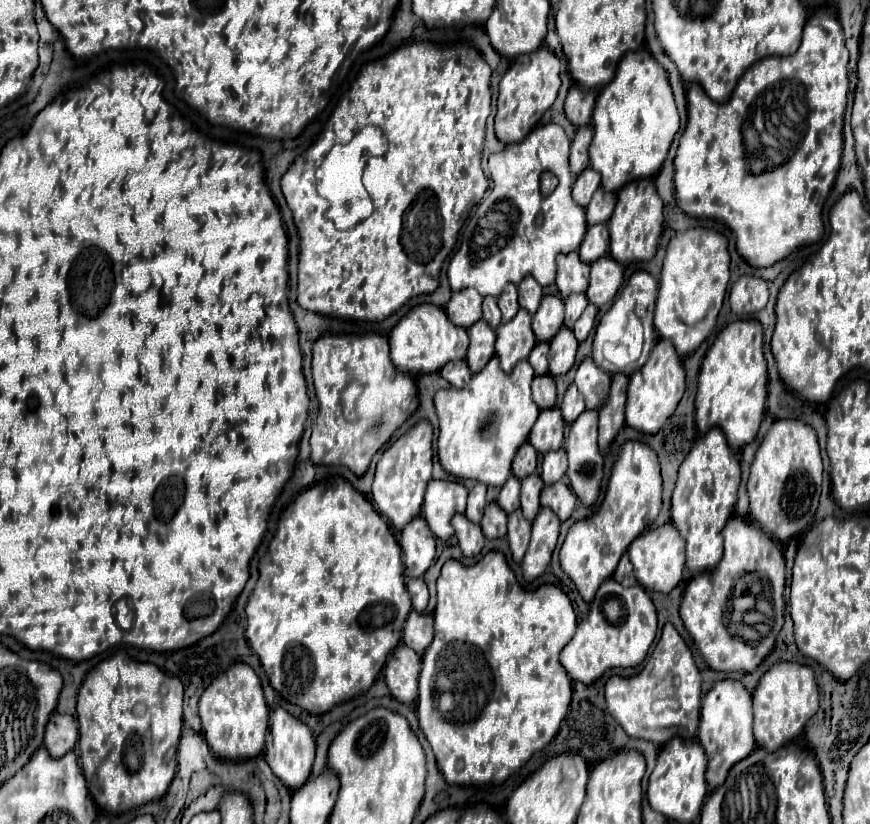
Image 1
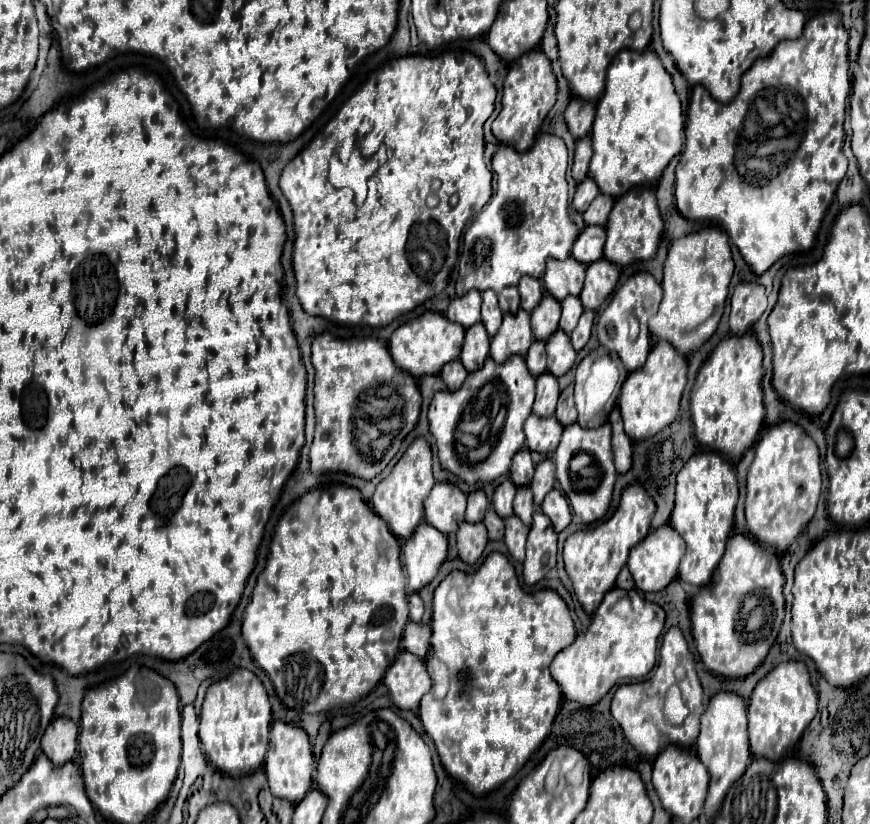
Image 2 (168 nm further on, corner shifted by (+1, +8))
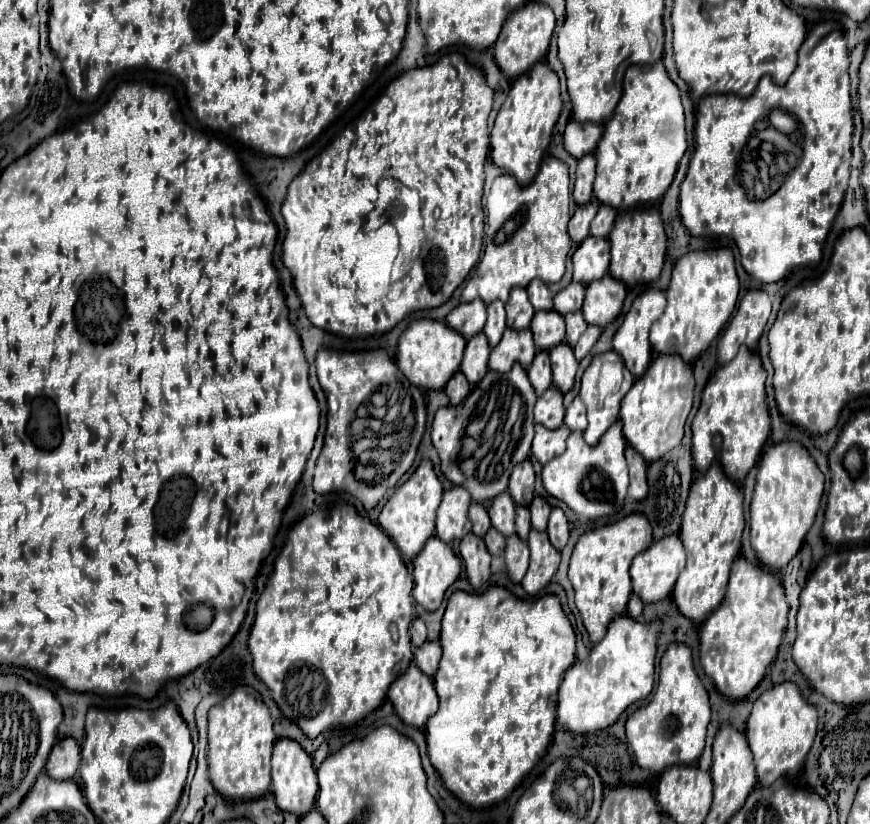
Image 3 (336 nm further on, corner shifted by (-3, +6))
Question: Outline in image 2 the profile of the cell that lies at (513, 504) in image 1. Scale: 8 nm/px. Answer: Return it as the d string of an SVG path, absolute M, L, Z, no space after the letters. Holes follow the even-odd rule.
M504 480L494 496L492 496L492 506L496 508L496 512L506 518L506 516L512 516L514 510L512 510L512 502L514 502L514 496L516 496L516 486L510 482L510 480Z

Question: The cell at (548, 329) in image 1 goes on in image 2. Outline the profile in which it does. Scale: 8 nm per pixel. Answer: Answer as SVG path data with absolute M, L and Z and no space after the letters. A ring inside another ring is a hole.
M544 296L542 302L532 310L532 332L538 340L548 340L558 330L560 322L560 302L552 296Z

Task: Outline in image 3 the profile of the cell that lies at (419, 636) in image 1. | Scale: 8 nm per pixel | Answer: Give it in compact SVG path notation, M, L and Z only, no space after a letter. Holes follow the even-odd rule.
M426 642L420 650L414 650L414 662L426 676L434 676L438 670L438 662L442 658L442 648L438 642Z

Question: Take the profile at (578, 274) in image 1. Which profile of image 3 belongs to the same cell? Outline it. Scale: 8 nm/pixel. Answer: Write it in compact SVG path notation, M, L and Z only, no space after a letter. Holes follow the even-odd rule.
M570 282L564 290L560 290L554 296L554 310L566 316L570 312L578 312L582 308L582 302L584 302L584 286L580 286L578 282Z

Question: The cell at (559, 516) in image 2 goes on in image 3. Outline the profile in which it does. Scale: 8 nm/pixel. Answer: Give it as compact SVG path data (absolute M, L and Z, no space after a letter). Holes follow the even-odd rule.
M552 508L546 532L548 532L550 544L556 550L562 550L566 546L568 536L570 536L570 528L568 528L568 520L566 520L566 516L564 516L564 512L560 508Z

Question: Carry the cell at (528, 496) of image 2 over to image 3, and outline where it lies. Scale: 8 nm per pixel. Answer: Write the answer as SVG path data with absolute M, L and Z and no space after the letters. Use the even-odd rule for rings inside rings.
M516 506L516 534L520 540L528 540L530 532L530 510L526 506Z

